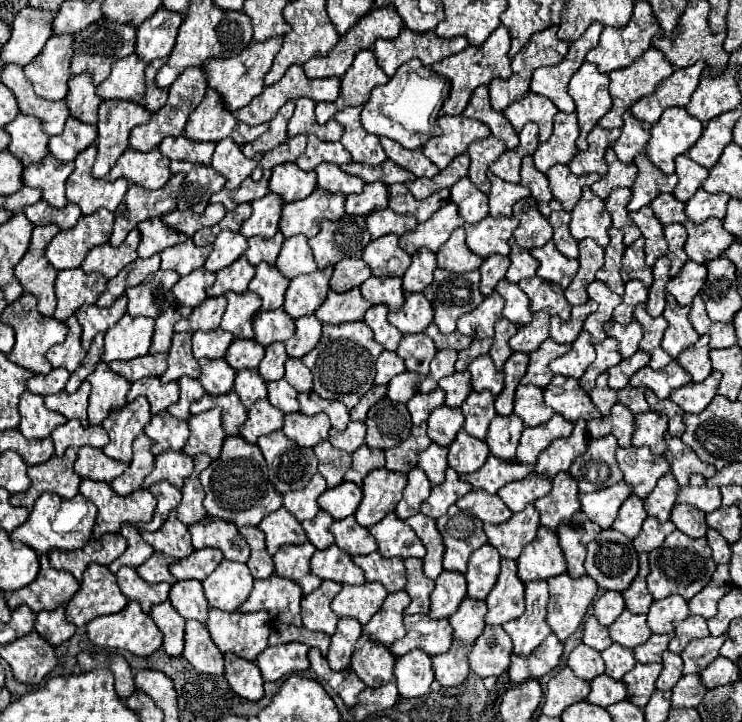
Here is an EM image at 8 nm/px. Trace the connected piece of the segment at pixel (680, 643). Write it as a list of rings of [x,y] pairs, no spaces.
[[[691,615],[685,621],[679,621],[675,625],[675,637],[669,643],[669,649],[675,653],[681,653],[681,649],[685,649],[689,641],[699,639],[699,637],[707,637],[707,635],[709,635],[707,621],[703,617]]]

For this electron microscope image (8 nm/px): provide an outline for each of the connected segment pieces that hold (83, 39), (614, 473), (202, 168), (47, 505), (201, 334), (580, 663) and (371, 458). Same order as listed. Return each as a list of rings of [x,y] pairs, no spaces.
[[[101,17],[99,21],[95,21],[93,25],[89,25],[87,29],[83,29],[81,33],[75,35],[75,55],[73,55],[73,65],[71,65],[71,73],[79,75],[83,71],[91,73],[95,85],[99,85],[101,81],[105,81],[111,73],[111,65],[127,55],[131,55],[135,51],[135,27],[127,25],[127,23],[117,23],[111,21],[107,17]]]
[[[605,435],[601,439],[593,439],[587,451],[573,461],[569,473],[577,479],[581,493],[605,489],[623,479],[615,459],[617,447],[617,439],[613,435]]]
[[[171,161],[173,173],[185,173],[185,181],[179,191],[179,209],[191,209],[193,213],[203,213],[209,197],[223,189],[225,179],[211,165],[199,165],[191,161]]]
[[[45,493],[35,501],[29,519],[21,527],[17,527],[9,537],[13,541],[23,541],[31,545],[39,555],[49,553],[49,549],[63,549],[63,551],[79,549],[91,539],[95,517],[97,507],[91,501],[87,501],[81,493],[75,495],[73,499],[63,499],[55,493]]]
[[[195,331],[193,333],[193,355],[197,359],[221,359],[231,345],[233,337],[227,331]]]
[[[583,643],[577,645],[571,651],[571,655],[567,659],[567,665],[571,667],[571,671],[577,677],[581,677],[585,681],[591,681],[593,677],[597,677],[597,675],[601,675],[605,671],[605,663],[601,659],[601,653],[587,647],[587,645],[583,645]]]
[[[361,445],[355,453],[353,453],[353,463],[349,467],[349,471],[345,473],[345,481],[353,481],[357,485],[361,485],[363,477],[385,465],[385,453],[381,449],[369,449],[367,445]]]

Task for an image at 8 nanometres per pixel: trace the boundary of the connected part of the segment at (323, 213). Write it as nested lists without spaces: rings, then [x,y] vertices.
[[[315,189],[309,197],[291,201],[283,207],[281,233],[285,237],[307,235],[315,237],[325,219],[337,221],[345,213],[345,195],[331,193],[325,189]]]

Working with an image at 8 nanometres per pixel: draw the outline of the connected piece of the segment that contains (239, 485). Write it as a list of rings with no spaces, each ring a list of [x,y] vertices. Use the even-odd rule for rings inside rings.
[[[239,435],[227,437],[219,459],[201,473],[201,485],[205,489],[205,511],[213,517],[243,525],[259,525],[259,521],[281,507],[281,493],[277,493],[267,477],[267,463],[257,445],[249,445]]]

